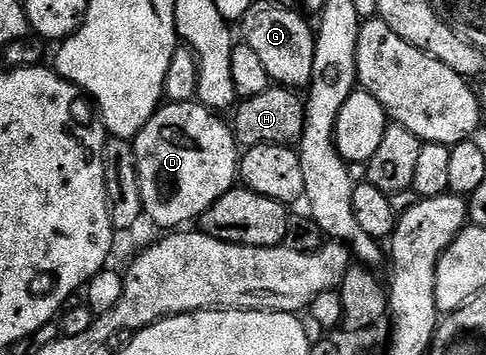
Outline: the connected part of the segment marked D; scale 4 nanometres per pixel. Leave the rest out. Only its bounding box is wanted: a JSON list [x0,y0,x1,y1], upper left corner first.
[132,100,239,232]

